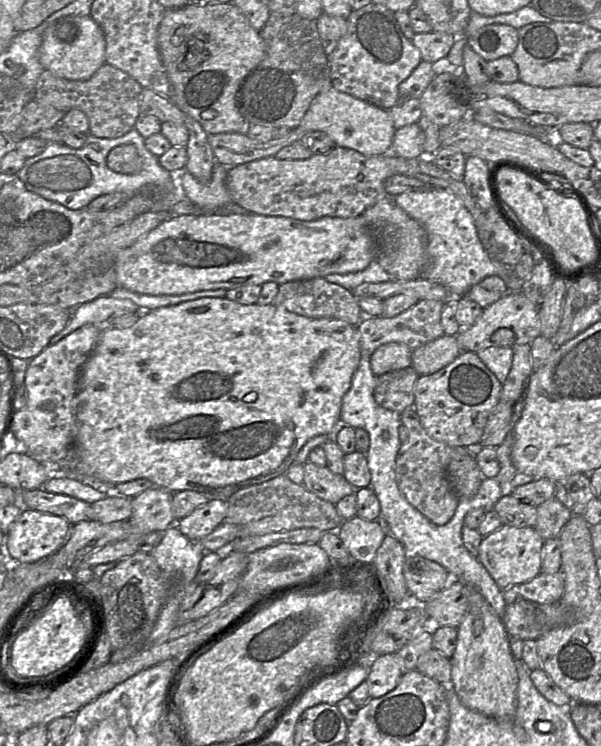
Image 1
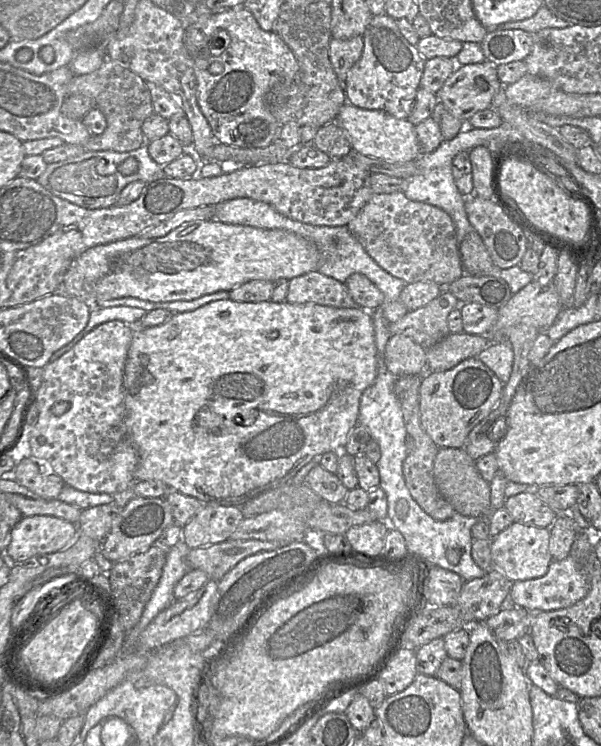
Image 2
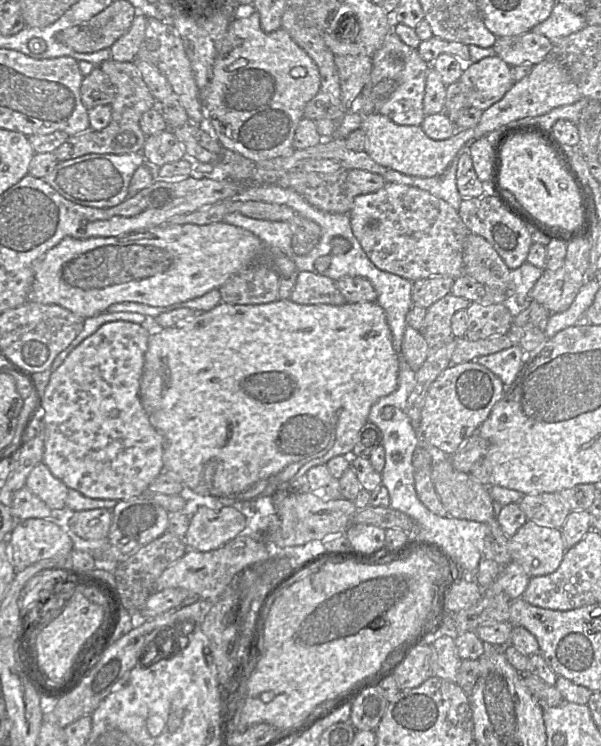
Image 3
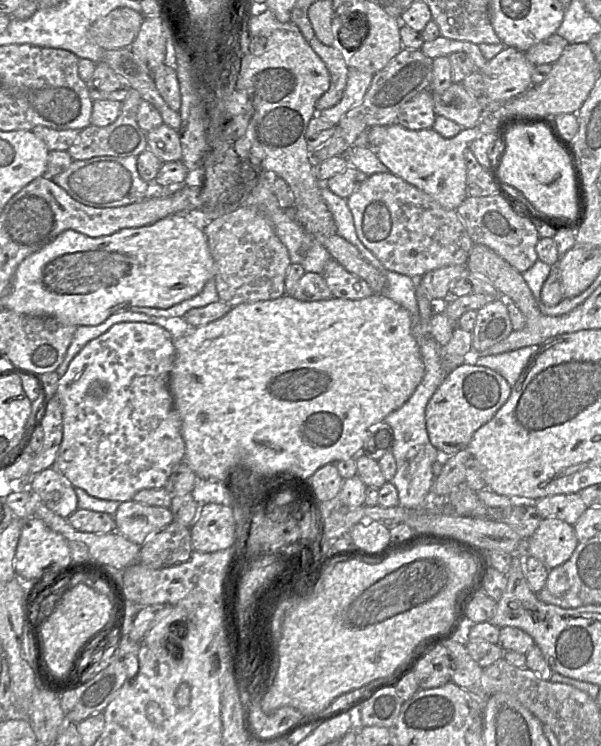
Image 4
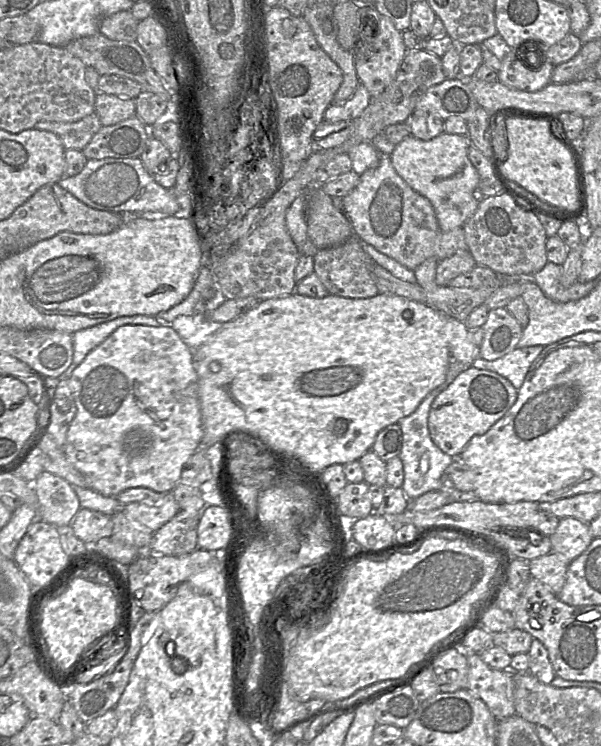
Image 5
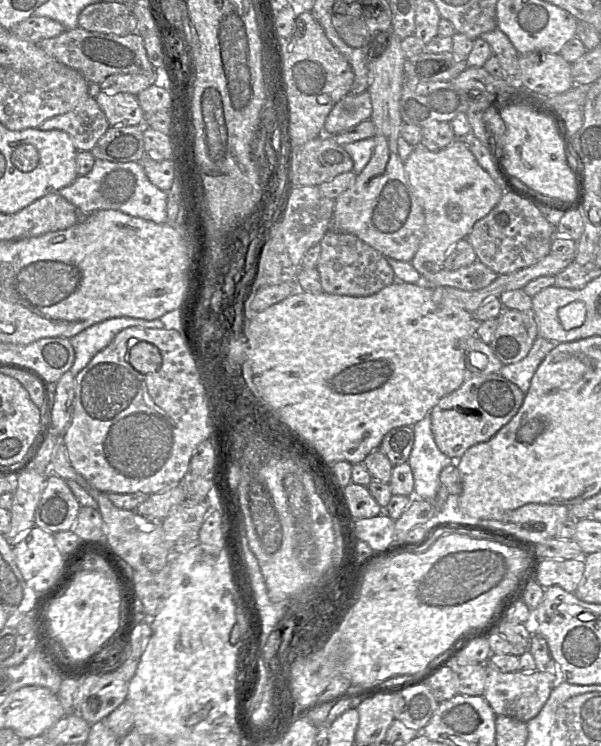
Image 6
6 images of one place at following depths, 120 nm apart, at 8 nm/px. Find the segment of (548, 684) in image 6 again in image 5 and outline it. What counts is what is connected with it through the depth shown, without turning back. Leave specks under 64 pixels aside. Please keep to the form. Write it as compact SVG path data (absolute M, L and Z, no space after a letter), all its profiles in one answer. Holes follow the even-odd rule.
M466 653L468 663L468 682L467 690L480 698L488 707L497 721L516 715L514 706L514 674L516 672L506 669L497 670L487 665L475 653Z

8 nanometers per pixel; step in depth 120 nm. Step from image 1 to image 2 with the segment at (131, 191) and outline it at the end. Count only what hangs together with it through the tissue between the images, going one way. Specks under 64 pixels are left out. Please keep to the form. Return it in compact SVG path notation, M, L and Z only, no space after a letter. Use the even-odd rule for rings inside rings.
M147 144L130 152L87 151L66 160L48 164L36 181L53 195L85 209L101 209L116 205L121 191L134 181L145 183L166 177L162 166L149 155ZM128 158L135 158L138 170L130 175L119 172L118 166Z

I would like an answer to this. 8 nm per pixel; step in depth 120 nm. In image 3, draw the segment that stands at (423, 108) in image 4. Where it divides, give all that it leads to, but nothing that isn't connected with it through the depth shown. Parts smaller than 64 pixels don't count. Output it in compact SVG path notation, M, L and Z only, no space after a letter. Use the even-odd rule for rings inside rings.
M393 29L386 35L382 45L372 55L372 69L370 83L376 84L383 79L393 79L397 83L394 92L375 112L387 116L399 125L420 126L425 118L423 112L423 98L429 63L422 59L418 50L405 44Z

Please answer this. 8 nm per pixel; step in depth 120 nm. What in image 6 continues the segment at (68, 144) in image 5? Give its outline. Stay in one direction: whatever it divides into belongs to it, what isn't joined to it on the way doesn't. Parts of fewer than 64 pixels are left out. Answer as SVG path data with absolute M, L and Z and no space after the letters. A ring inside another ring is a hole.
M88 97L74 110L47 119L40 130L61 130L72 139L77 151L90 151L110 127L95 97Z

